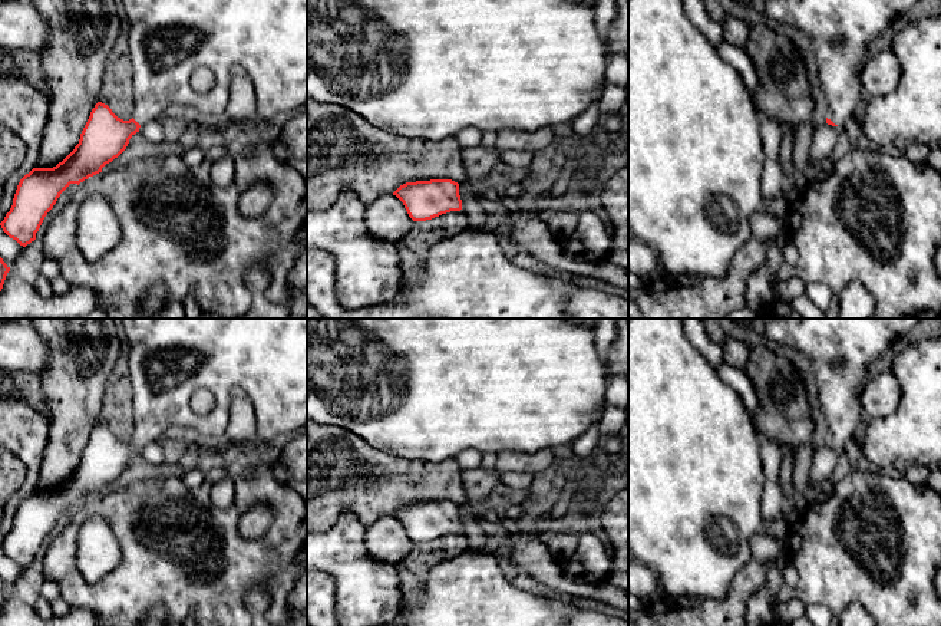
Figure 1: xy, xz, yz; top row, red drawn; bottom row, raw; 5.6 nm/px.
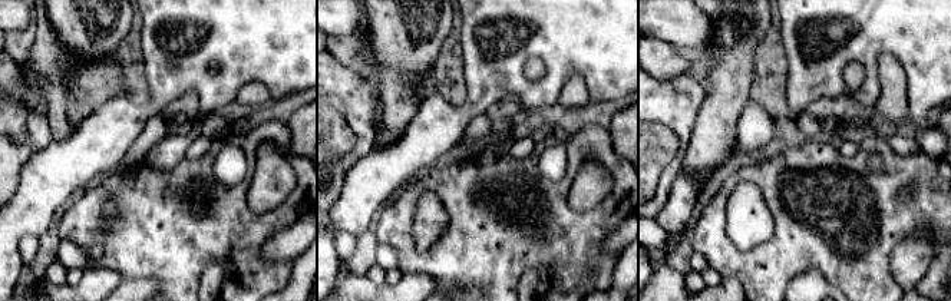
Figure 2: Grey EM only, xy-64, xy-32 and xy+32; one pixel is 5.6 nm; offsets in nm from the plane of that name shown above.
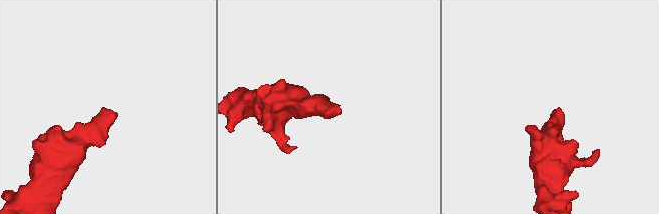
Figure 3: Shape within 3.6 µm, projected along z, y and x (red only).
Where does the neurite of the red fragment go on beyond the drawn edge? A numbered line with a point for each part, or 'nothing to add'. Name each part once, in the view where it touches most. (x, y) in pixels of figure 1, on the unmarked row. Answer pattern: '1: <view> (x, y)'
1: yz (841, 351)

